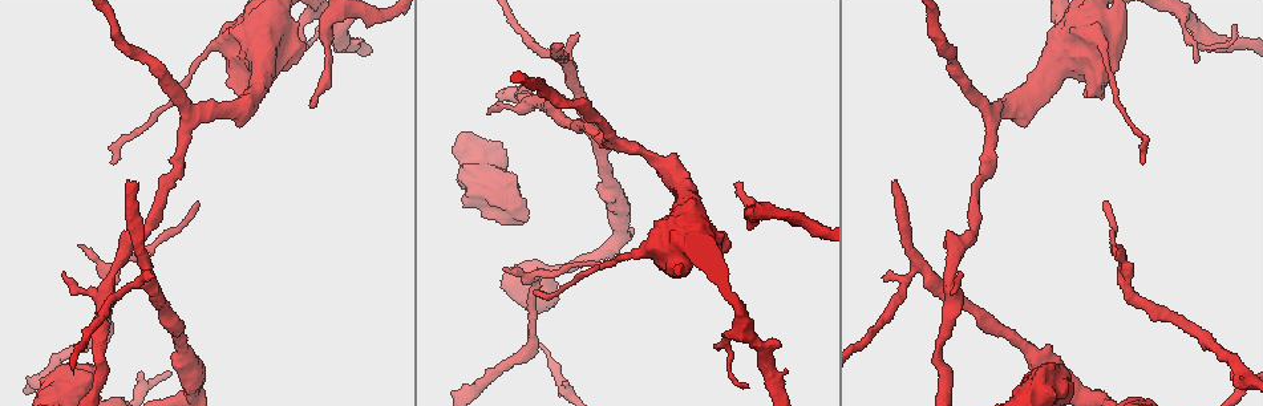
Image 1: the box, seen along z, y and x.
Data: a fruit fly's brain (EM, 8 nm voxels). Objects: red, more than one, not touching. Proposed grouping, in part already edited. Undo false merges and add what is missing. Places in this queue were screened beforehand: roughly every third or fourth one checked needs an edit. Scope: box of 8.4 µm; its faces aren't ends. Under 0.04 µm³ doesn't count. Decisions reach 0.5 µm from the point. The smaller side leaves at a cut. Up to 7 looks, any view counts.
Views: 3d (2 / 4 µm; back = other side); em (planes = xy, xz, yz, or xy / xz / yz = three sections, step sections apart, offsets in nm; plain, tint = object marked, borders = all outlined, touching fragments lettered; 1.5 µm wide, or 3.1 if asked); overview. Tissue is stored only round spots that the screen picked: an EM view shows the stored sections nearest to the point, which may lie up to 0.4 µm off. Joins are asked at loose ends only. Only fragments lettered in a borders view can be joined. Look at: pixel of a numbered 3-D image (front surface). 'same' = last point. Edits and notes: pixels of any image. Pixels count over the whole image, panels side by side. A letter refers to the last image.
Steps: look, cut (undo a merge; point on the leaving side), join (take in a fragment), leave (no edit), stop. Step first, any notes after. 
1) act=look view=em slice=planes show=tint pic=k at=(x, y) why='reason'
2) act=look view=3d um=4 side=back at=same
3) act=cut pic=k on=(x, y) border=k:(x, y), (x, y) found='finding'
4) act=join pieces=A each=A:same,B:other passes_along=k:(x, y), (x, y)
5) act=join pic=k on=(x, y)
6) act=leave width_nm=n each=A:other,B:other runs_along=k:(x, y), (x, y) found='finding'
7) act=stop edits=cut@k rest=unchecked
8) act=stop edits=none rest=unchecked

act=look view=3d um=4 pic=1 at=(573, 72)

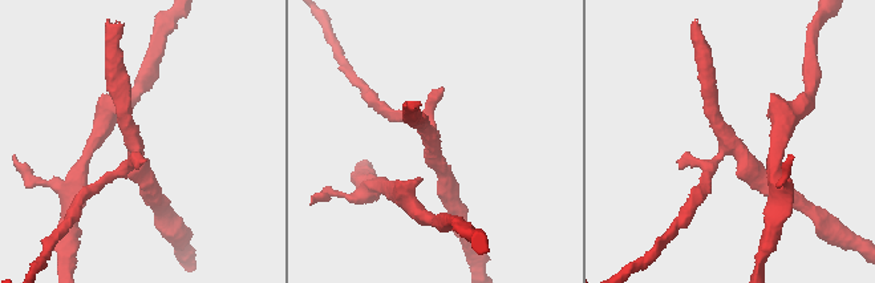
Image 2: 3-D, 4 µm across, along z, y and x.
act=look view=em um=3.1 slice=xy step=8 show=tint pic=2 at=(434, 145) why='now the EM'

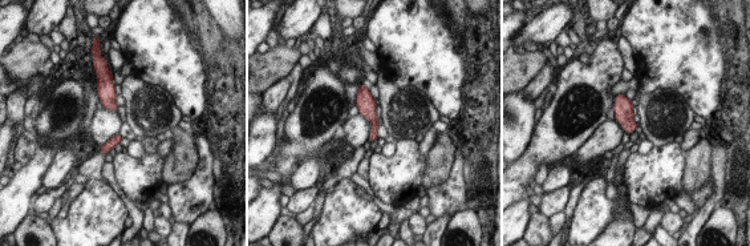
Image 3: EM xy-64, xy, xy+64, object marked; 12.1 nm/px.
act=look view=em um=3.1 slice=planes show=borders at=same why='cut it another way'

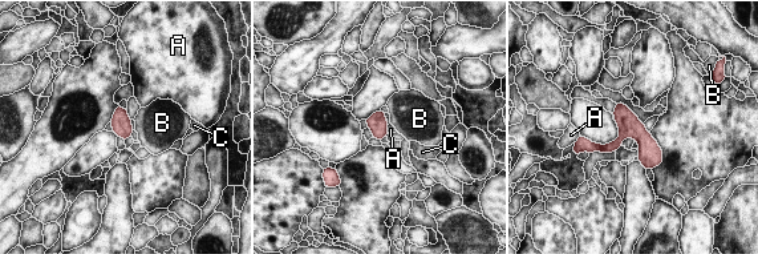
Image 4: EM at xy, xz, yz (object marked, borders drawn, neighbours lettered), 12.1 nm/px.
act=leave longest_contact=A:100nm each=A:other,B:other,C:other found='continuous, no second neuron'

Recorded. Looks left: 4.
act=look view=3d um=2 pic=1 at=(112, 164) why='long arm stops here'

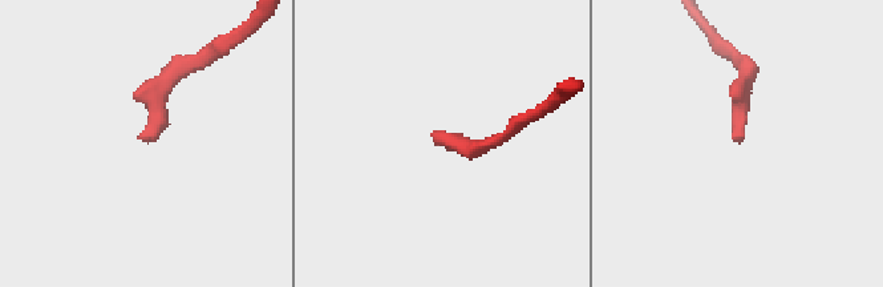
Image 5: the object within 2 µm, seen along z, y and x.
act=look view=em slice=planes show=borders pic=5 at=(439, 133) why='now the EM'

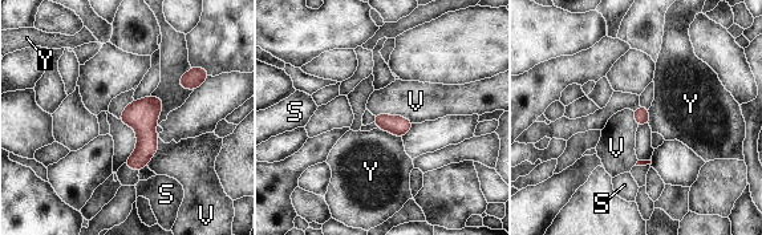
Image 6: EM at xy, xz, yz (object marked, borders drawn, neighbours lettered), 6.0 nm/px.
act=leave each=S:other,V:other,Y:other border=6:(158, 96), (157, 152), (146, 163) found='none of them fits'

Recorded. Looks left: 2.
act=look view=em slice=planes show=borders pic=1 at=(135, 186) why='branch stops here'

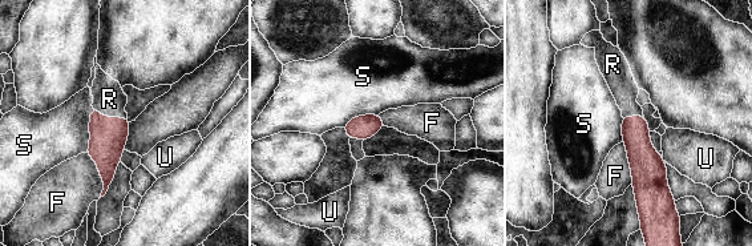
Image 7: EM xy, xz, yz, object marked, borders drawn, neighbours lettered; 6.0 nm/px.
act=join pieces=R each=F:other,R:same,S:other,U:other passes_along=7:(108, 134), (109, 117), (109, 99) found='it goes on there'

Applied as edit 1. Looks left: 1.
act=stop edits=join@7 rest=unchecked

